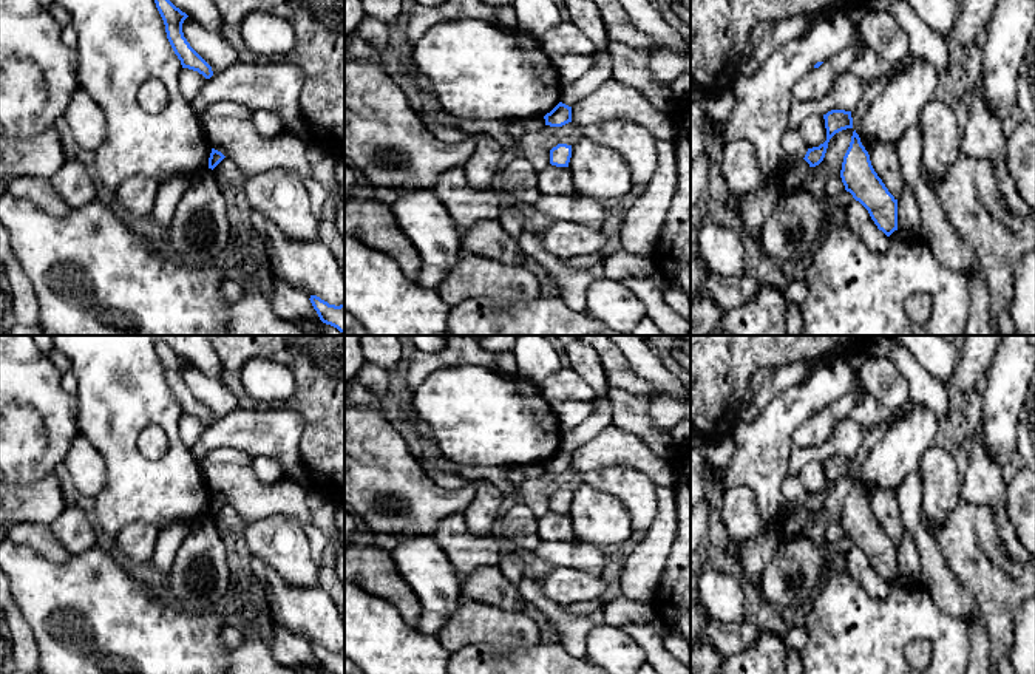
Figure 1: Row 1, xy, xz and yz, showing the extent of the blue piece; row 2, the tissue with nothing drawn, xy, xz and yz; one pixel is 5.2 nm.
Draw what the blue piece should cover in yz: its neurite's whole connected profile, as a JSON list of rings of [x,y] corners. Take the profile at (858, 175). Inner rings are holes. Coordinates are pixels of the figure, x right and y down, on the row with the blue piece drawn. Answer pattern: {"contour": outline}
{"contour": [[[856,130],[843,156],[840,178],[845,190],[868,210],[879,230],[887,237],[898,230],[898,199],[874,172]]]}

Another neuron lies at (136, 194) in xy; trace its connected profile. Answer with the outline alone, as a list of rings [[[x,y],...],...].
[[[133,176],[120,182],[116,189],[116,196],[128,213],[145,218],[151,215],[158,189],[158,182],[142,176]]]

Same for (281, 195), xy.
[[[269,170],[247,178],[244,193],[252,210],[266,215],[289,240],[320,238],[320,220],[303,176]]]

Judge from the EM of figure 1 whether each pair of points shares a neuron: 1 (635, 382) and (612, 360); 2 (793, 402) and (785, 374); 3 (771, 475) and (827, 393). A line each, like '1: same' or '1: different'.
1: same
2: different
3: same

